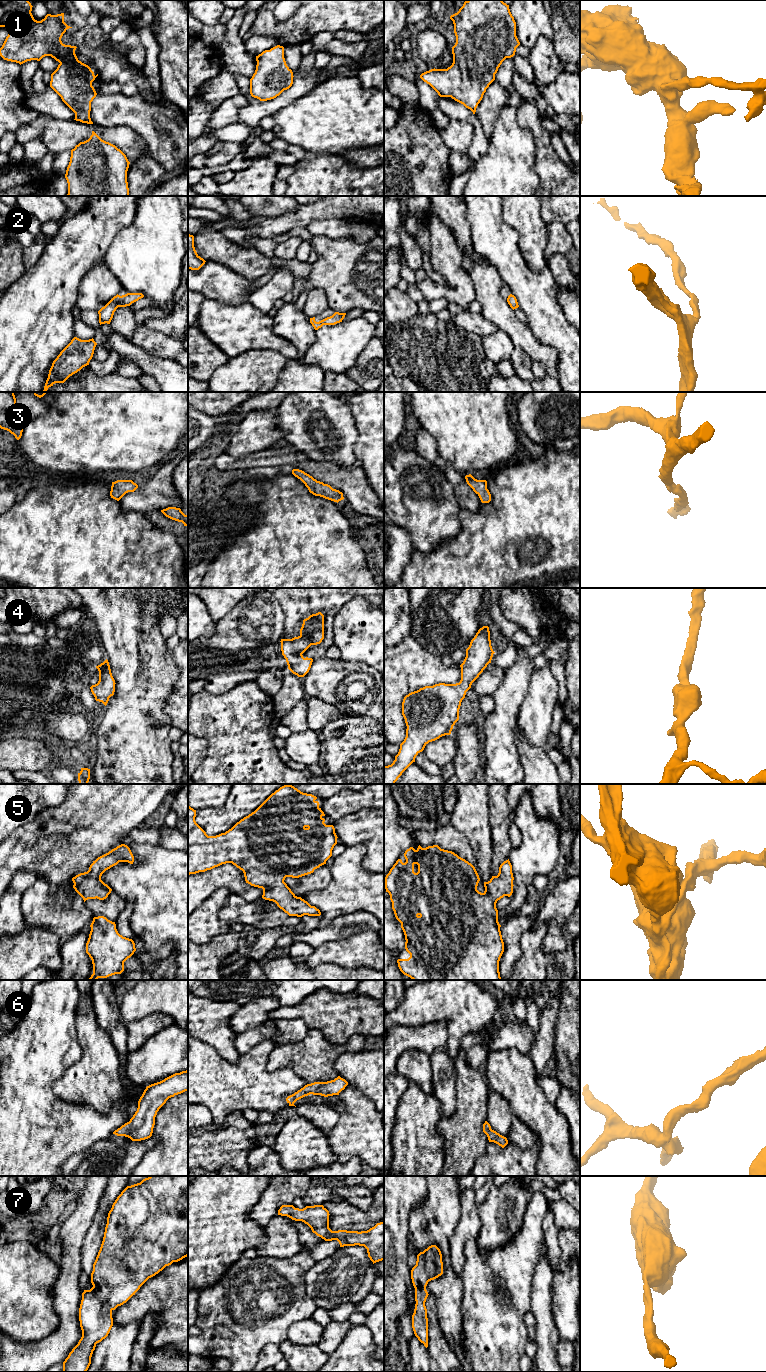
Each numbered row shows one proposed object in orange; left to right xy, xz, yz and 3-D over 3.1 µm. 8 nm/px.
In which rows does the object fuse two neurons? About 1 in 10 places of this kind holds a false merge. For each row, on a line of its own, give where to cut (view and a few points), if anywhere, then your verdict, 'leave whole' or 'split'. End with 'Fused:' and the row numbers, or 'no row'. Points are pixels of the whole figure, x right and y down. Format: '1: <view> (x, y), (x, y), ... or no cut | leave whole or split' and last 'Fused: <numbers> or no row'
1: no cut | leave whole
2: no cut | leave whole
3: no cut | leave whole
4: no cut | leave whole
5: no cut | leave whole
6: no cut | leave whole
7: no cut | leave whole
Fused: no row

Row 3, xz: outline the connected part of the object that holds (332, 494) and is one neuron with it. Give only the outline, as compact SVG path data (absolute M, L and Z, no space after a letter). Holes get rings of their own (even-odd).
M293 469L292 474L298 479L300 479L308 488L309 492L315 496L320 496L337 503L344 499L342 492L333 489L328 484L324 484L323 482L317 481L312 476L302 470Z

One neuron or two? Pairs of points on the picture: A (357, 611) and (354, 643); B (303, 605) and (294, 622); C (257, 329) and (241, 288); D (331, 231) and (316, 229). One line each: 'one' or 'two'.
A: one
B: one
C: two
D: one

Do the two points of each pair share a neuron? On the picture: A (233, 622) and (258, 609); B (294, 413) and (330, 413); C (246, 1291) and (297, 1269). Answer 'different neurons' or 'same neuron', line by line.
A: same neuron
B: same neuron
C: same neuron

